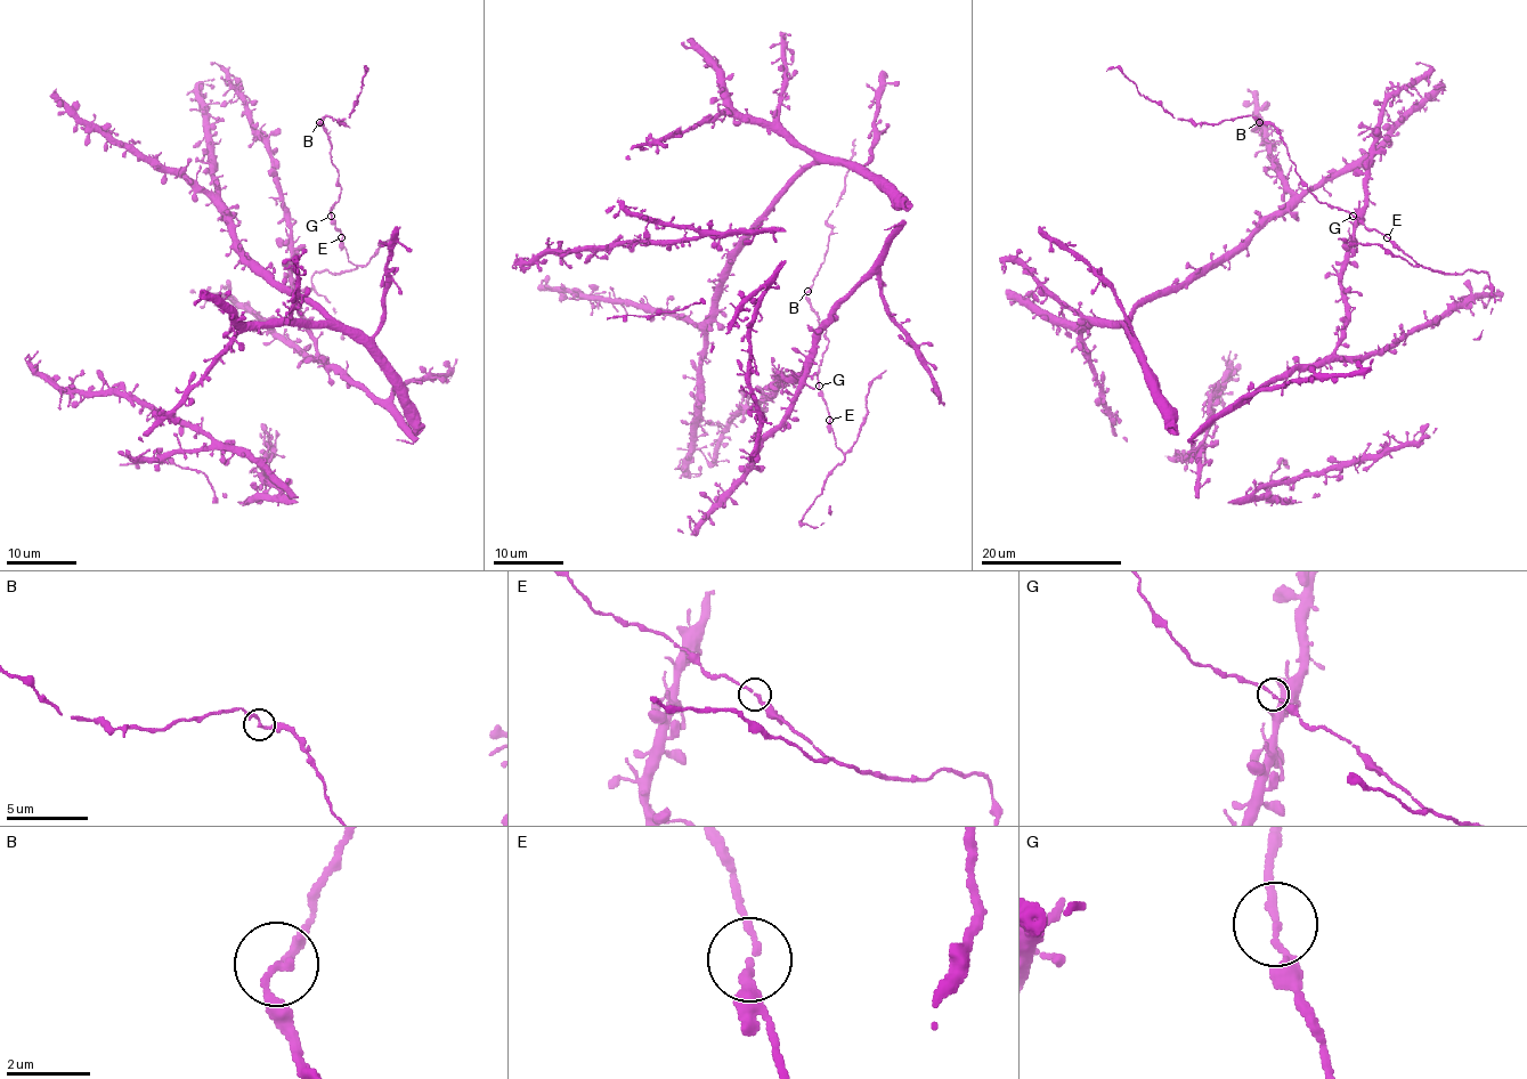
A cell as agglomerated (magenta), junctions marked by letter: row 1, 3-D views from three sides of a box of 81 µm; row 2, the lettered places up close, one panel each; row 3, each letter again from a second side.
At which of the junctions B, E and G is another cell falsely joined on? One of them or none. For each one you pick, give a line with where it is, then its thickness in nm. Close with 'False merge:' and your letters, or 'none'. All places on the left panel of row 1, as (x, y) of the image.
False merge: none

